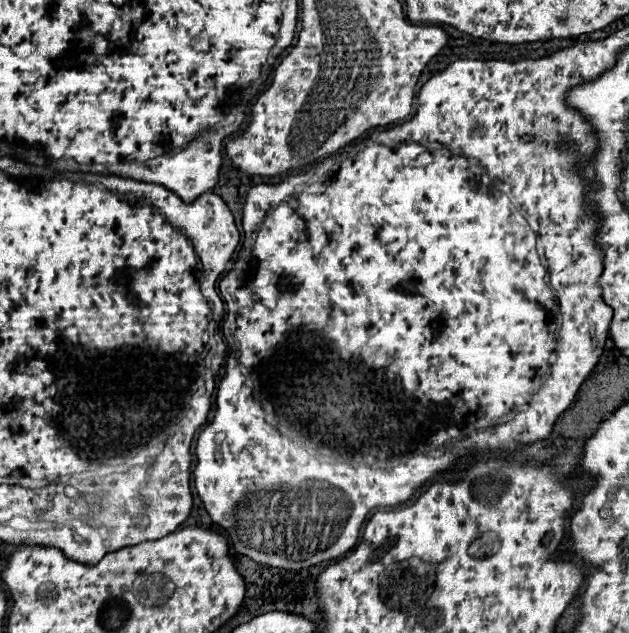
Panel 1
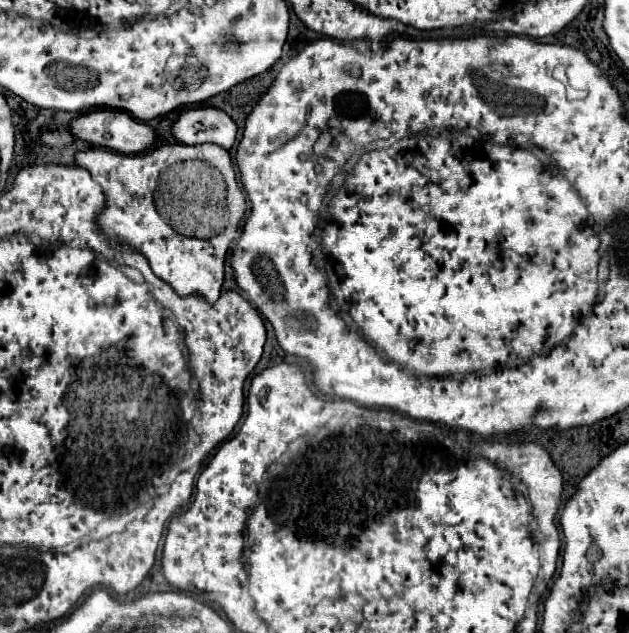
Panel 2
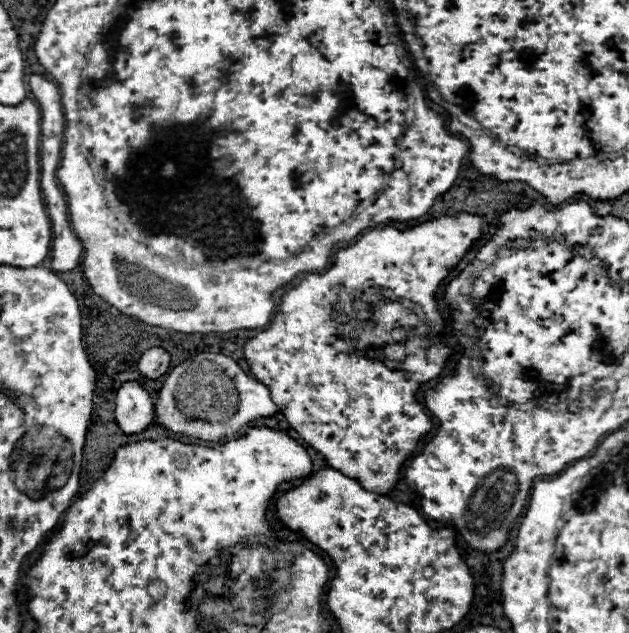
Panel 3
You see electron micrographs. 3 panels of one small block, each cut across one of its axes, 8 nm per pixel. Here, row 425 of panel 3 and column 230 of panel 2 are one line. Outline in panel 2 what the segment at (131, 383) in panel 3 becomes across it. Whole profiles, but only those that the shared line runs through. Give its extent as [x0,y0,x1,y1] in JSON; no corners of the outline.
[172,108,238,150]

